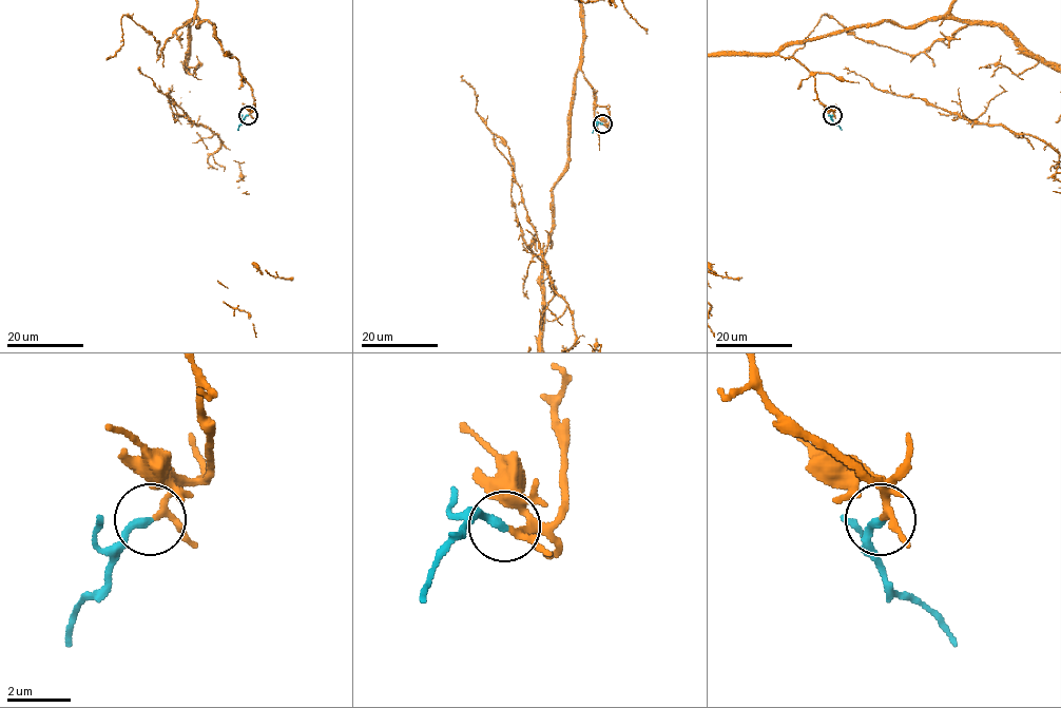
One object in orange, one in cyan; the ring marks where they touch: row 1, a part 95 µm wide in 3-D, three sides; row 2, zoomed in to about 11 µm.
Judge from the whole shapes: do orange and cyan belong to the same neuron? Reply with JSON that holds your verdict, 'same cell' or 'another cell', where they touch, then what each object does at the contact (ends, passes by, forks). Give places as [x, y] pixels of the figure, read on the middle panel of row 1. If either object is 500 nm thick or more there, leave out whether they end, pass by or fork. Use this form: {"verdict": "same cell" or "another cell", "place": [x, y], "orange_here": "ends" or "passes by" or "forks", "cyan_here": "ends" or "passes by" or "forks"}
{"verdict": "same cell", "place": [602, 123], "orange_here": "passes by", "cyan_here": "ends"}

